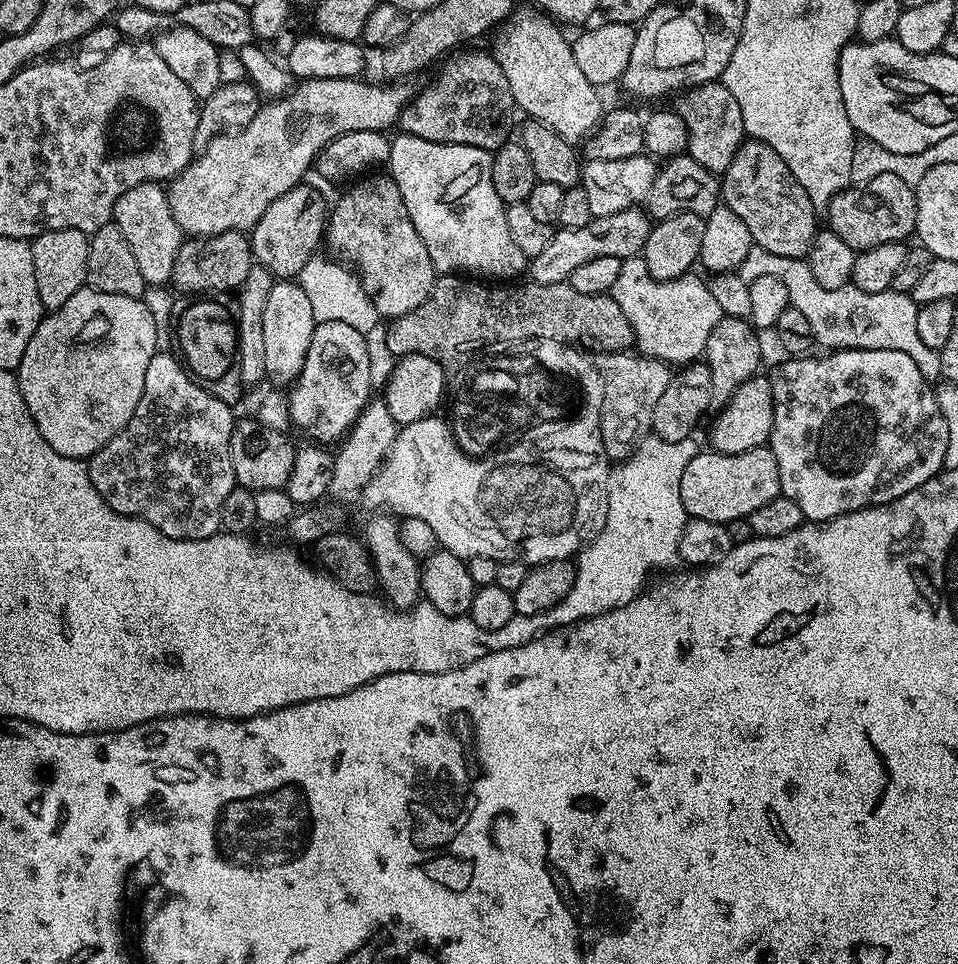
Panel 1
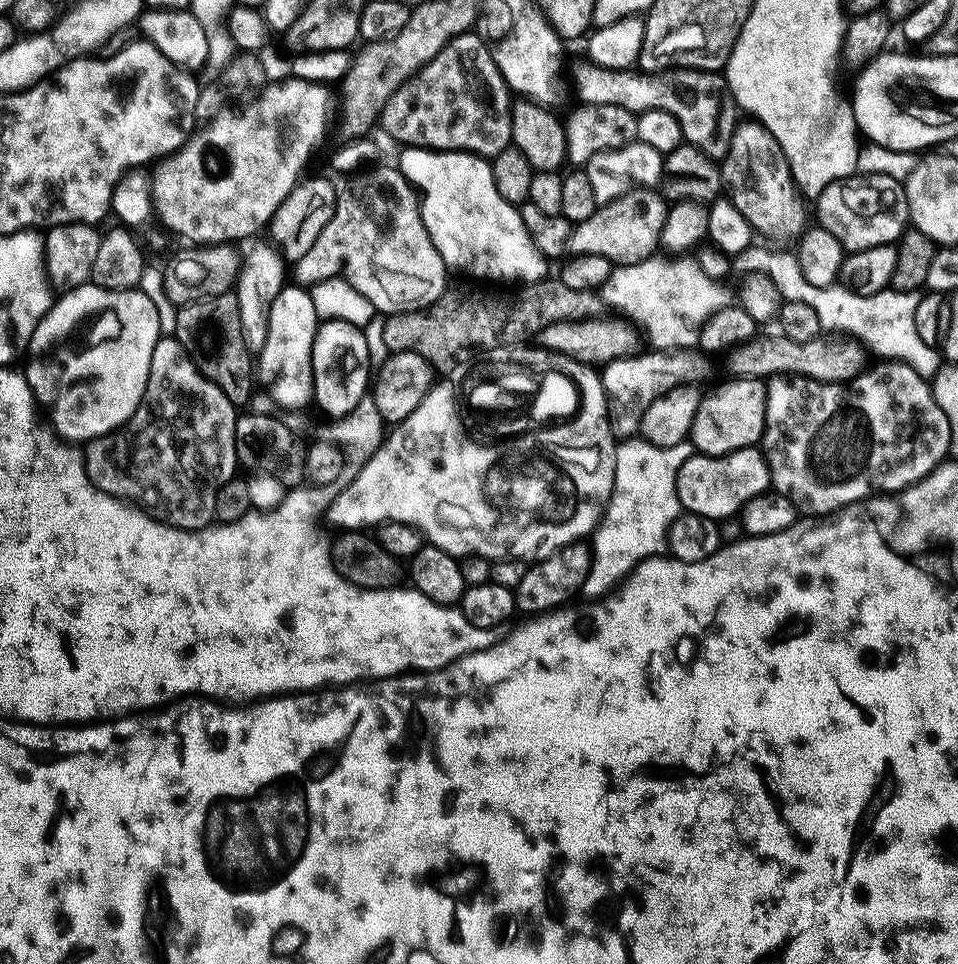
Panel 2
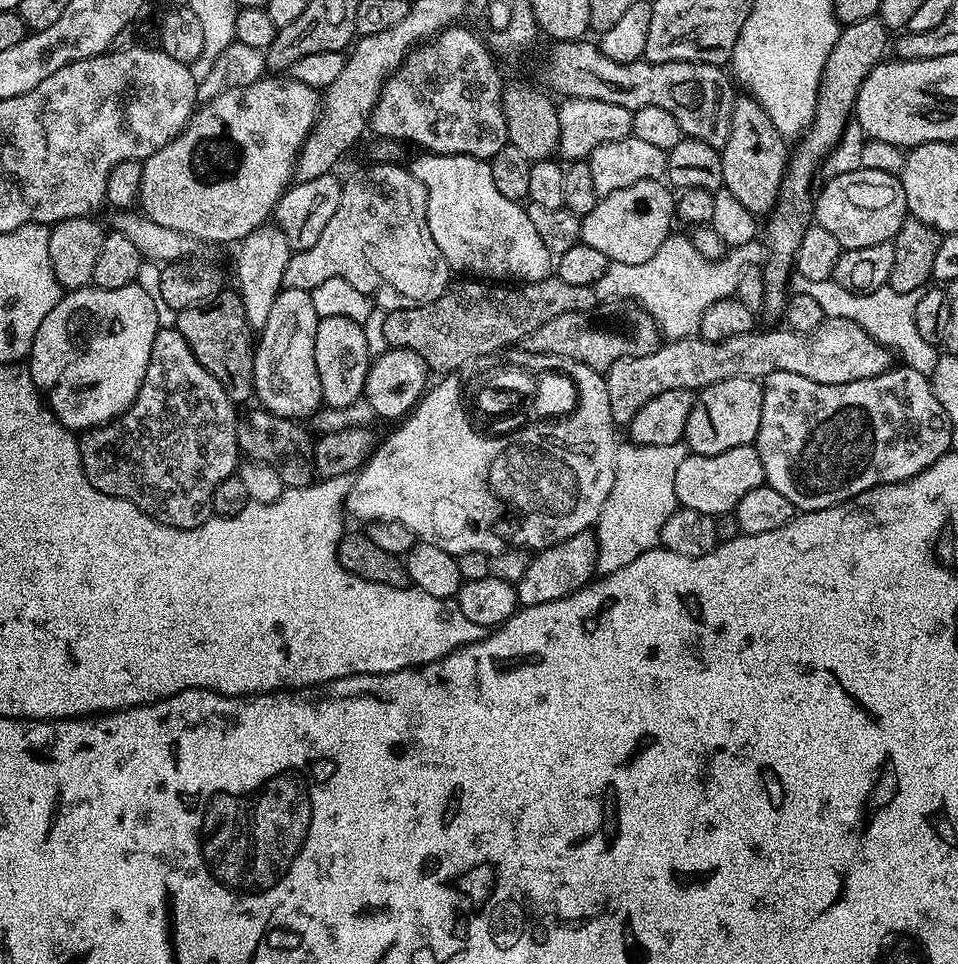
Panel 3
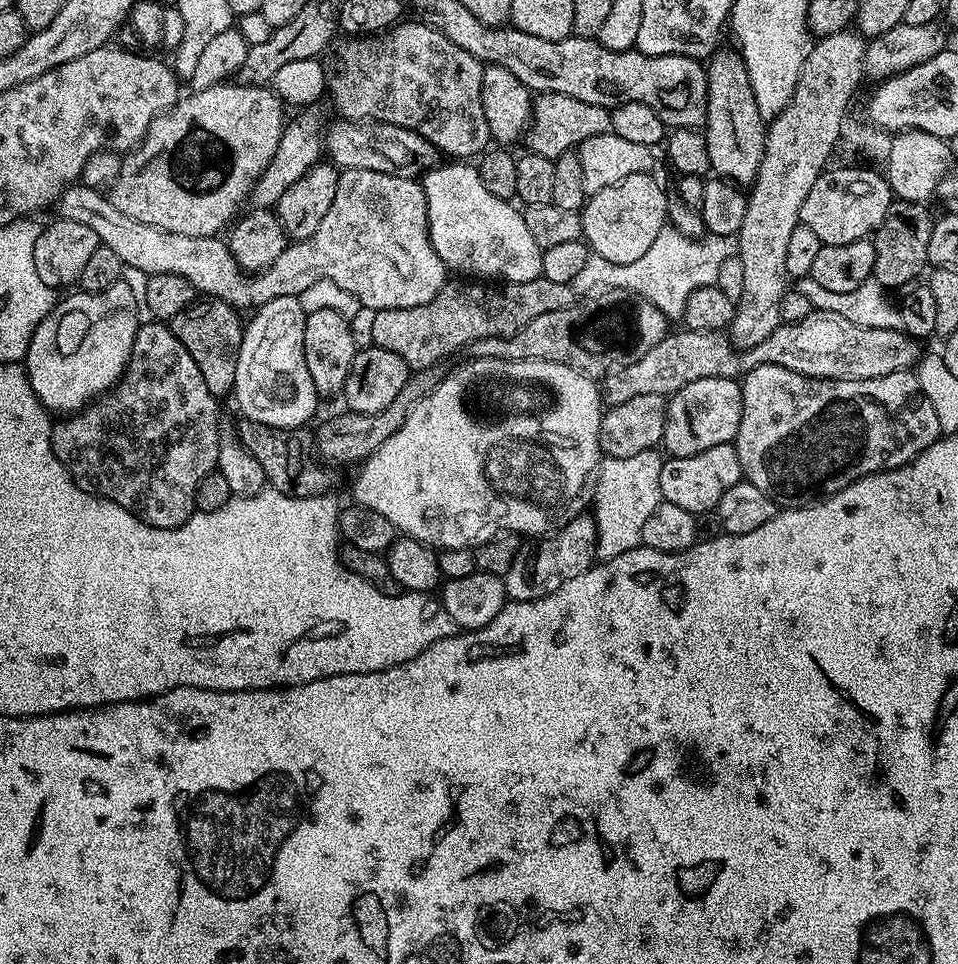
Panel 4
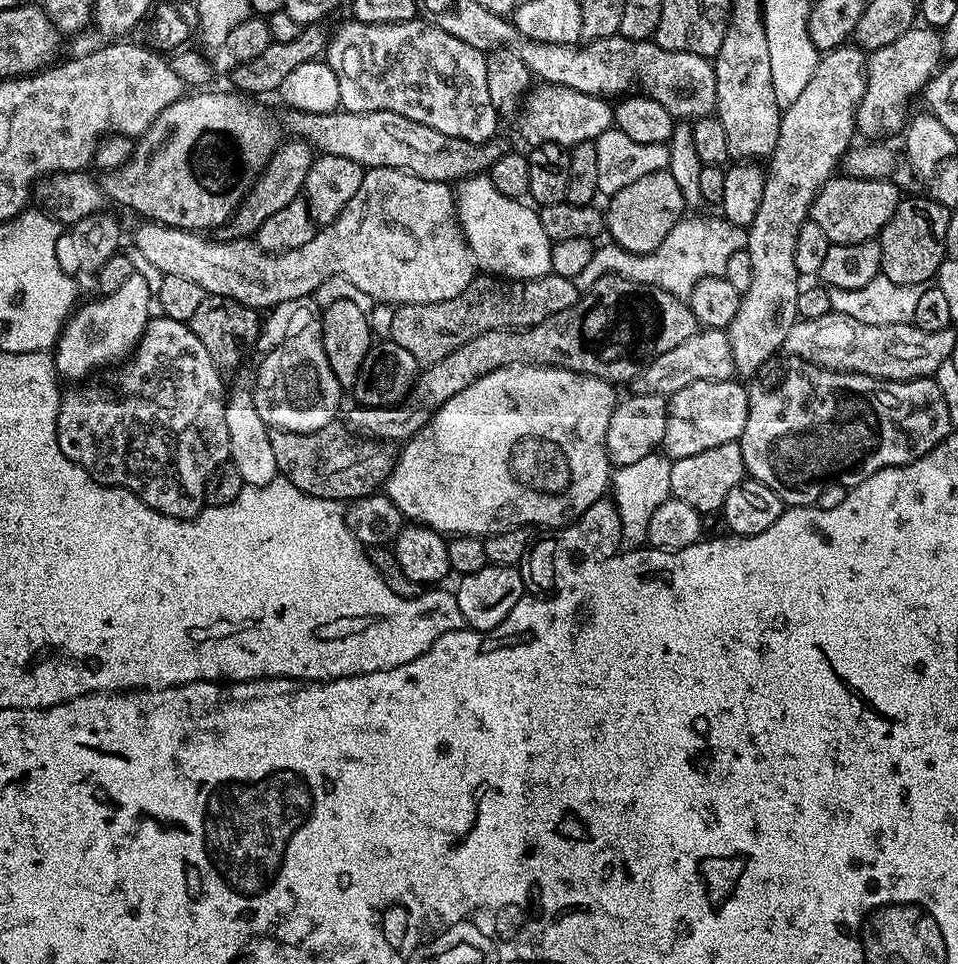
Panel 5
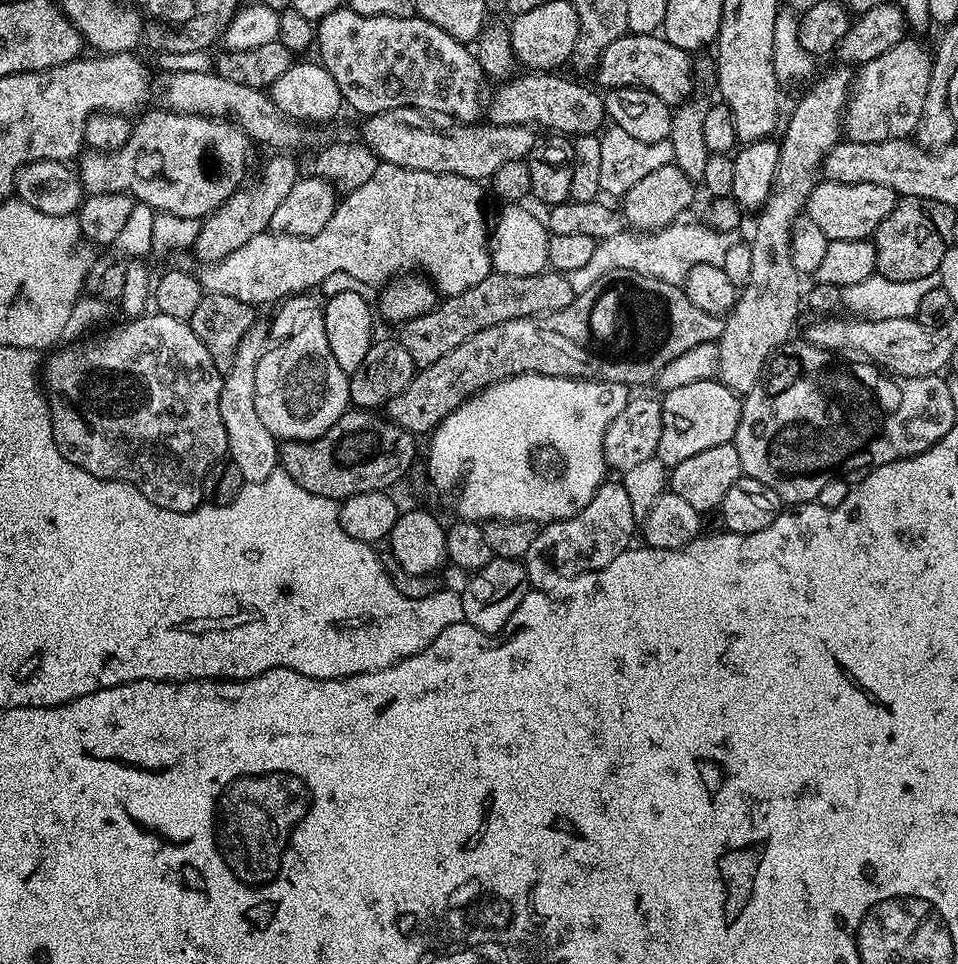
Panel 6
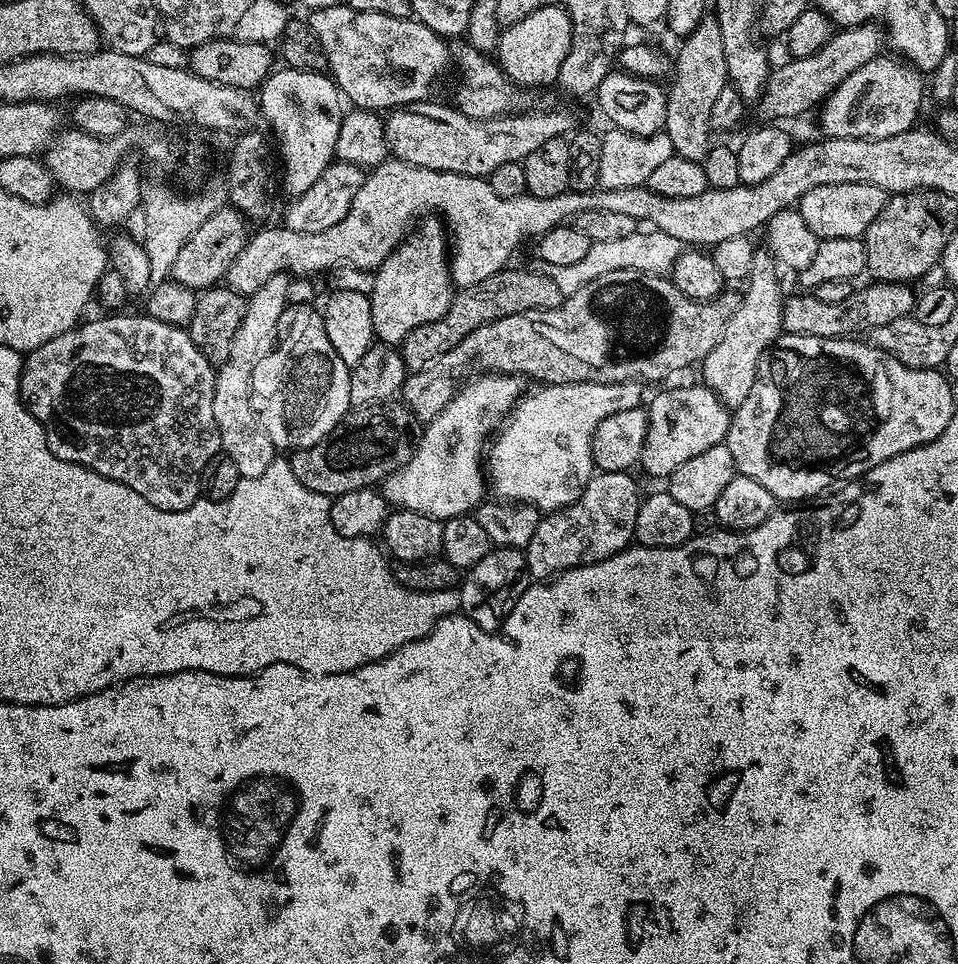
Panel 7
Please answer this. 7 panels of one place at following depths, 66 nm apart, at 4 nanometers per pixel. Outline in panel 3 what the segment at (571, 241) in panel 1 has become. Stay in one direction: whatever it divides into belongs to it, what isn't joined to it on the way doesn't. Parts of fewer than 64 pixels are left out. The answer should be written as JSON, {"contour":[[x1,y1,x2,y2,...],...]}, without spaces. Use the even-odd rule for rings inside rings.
{"contour":[[643,180,600,196,594,210,581,219,579,243,601,251,611,263,638,265,646,262,666,242,673,229,676,200,668,190,669,185,660,180]]}

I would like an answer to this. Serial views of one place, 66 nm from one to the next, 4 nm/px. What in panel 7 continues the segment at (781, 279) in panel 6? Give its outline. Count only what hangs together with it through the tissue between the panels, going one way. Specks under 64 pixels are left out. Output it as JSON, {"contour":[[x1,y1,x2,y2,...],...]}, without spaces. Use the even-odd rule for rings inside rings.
{"contour":[[757,251,752,274,746,281,748,289,743,289,740,305,738,310,734,310,726,326,726,334,718,338,718,346,714,346,710,354,706,354,706,358,698,368,704,375,702,377,704,387,709,388,730,410,746,402,760,372,760,359,782,334,786,291,784,292,783,286,780,285,780,276,776,271,778,265,775,259,767,251]]}

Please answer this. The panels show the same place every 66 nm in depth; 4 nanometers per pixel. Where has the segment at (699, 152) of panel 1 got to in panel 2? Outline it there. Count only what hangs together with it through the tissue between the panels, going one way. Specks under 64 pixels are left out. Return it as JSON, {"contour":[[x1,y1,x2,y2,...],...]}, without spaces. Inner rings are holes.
{"contour":[[591,62,583,63,576,68,576,92,585,105,622,106,637,114,643,112,646,106,666,110,678,118,685,145,692,145,715,162,723,161,738,123,738,109,735,100,726,99,726,81,720,72,699,72,696,68,679,68,661,74,643,74,638,70,612,72],[723,116,724,135,716,136]]}

